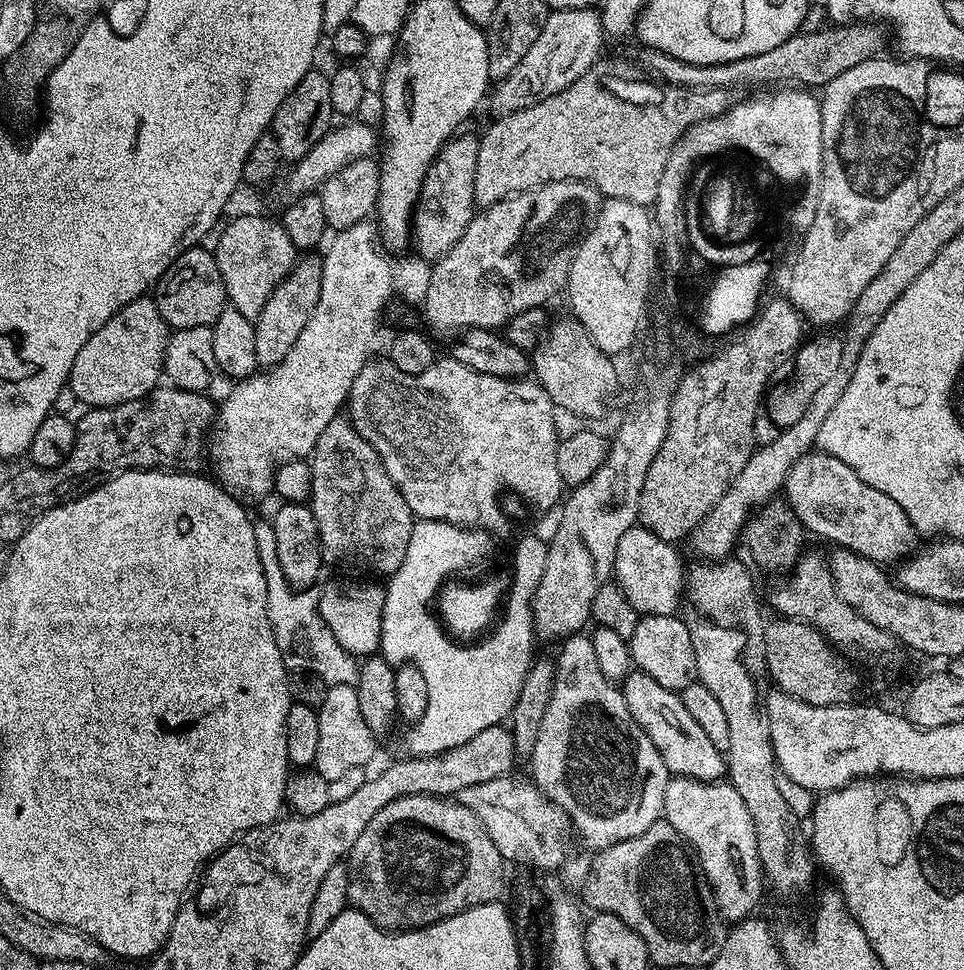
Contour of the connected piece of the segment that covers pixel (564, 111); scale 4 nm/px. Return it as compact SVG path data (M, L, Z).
M601 58L592 65L578 82L574 82L566 90L538 102L534 106L526 106L526 110L510 112L499 117L497 124L492 124L485 130L484 136L479 137L480 146L478 152L478 170L475 174L474 198L477 205L487 206L497 204L499 200L507 200L510 196L515 196L518 192L530 192L534 188L541 188L543 184L553 184L563 180L584 180L587 184L592 184L600 192L601 197L609 200L625 200L631 204L643 204L645 206L655 205L658 198L658 181L662 179L662 169L666 166L666 158L670 158L670 150L680 141L685 130L691 124L702 122L706 118L714 118L722 114L730 107L729 89L719 88L718 90L706 90L705 88L679 88L676 84L666 84L657 82L646 75L645 69L639 63L628 60L607 60Z

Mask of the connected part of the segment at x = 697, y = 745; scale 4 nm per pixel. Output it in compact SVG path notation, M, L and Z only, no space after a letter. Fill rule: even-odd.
M633 670L624 677L622 691L626 710L630 710L630 718L642 726L642 730L654 742L654 746L660 752L662 762L668 767L672 776L689 776L691 780L711 780L720 782L726 776L726 756L718 751L706 738L705 732L698 727L682 706L677 693L666 690L666 686L658 686L650 674L639 670Z

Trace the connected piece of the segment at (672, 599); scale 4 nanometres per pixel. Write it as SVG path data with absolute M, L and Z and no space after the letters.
M643 526L626 530L618 542L615 583L620 585L622 594L630 598L630 606L646 616L674 616L682 604L682 589L686 584L686 571L680 565L680 556L669 541L658 538Z

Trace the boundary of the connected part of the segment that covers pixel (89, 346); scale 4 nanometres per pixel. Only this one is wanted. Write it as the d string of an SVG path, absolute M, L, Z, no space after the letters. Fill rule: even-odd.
M141 298L130 302L102 326L78 350L74 366L68 375L67 387L88 408L112 408L131 400L140 400L161 383L164 371L164 351L170 329L158 314L155 299Z

